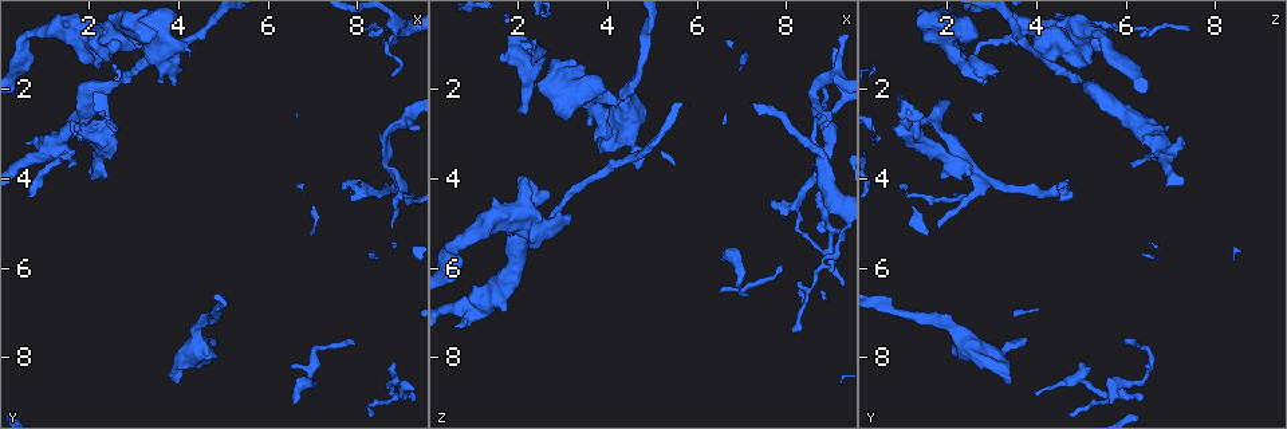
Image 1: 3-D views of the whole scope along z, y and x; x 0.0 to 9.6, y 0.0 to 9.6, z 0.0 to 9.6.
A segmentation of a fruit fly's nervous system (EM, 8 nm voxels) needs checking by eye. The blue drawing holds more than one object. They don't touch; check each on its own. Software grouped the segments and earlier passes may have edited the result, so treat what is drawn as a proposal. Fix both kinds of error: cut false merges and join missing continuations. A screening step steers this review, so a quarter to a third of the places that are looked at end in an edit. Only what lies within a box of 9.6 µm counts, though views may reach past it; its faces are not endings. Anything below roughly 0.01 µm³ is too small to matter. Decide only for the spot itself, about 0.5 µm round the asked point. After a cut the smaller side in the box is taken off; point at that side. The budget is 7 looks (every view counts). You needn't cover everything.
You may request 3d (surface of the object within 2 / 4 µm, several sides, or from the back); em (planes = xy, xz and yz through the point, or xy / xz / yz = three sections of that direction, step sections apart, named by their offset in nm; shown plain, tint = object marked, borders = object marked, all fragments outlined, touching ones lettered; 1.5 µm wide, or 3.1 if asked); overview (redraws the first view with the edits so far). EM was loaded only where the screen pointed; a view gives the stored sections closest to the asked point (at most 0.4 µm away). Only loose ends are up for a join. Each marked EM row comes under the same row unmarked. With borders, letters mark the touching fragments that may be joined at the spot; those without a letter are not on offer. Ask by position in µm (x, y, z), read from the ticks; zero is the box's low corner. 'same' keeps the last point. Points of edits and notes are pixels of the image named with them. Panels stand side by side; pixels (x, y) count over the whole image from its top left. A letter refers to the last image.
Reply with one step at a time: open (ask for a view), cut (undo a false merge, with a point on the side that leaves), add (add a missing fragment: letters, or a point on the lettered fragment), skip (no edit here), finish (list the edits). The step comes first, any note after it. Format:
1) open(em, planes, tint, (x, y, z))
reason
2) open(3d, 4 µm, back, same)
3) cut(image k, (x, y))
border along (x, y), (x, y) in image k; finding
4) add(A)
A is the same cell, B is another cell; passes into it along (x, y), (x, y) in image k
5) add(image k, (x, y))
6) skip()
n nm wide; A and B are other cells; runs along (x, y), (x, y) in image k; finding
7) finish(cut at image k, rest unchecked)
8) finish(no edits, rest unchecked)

open(3d, 2 µm, (1.60, 3.55, 6.10))
free end

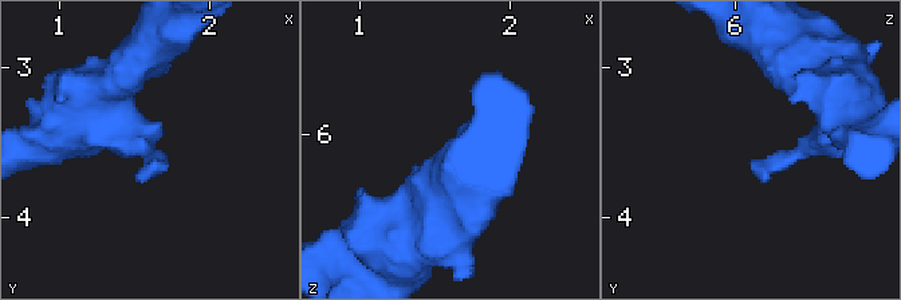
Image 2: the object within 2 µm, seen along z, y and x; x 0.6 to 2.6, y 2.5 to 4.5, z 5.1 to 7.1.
open(em, planes, borders, (1.66, 3.62, 6.12))

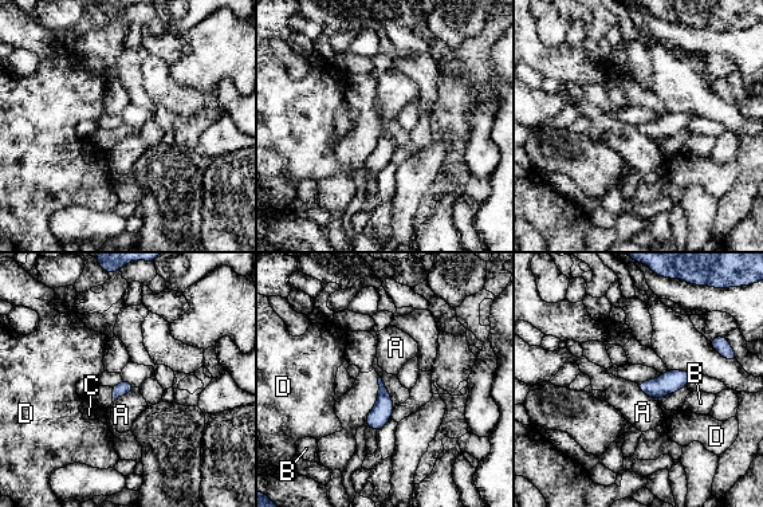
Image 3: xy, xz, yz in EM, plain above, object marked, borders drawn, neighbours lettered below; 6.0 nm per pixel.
skip()
A, B, C and D are other cells; border along (636, 384), (644, 393), (657, 400) in image 3; none of them fits

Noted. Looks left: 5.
open(em, planes, borders, (4.05, 8.55, 3.35))
an open end

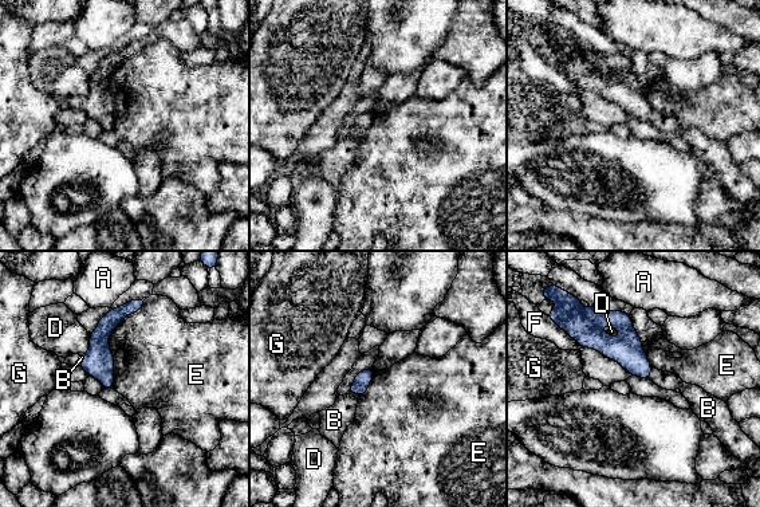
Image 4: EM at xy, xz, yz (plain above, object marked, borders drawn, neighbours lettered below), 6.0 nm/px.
add(B)
B is the same cell, A, D, E, F and G are other cells; it goes on there

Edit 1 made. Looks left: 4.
open(3d, 4 µm, (8.70, 3.60, 2.50))
three arms meet

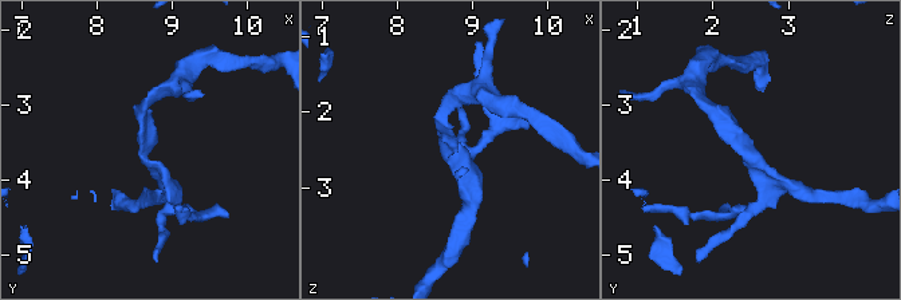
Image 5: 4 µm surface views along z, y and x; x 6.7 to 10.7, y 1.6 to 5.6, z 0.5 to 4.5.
open(em, yz, step 8, tint, (8.65, 3.65, 2.50))
now the EM

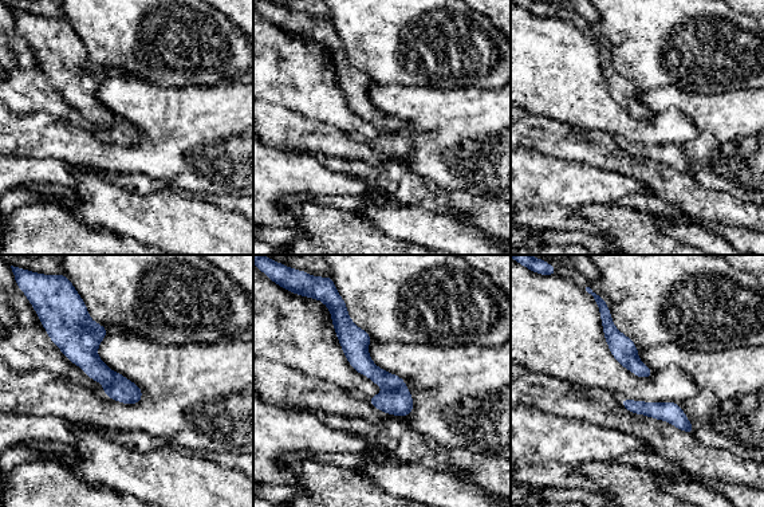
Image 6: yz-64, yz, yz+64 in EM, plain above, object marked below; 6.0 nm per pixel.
open(em, planes, borders, same)
another direction

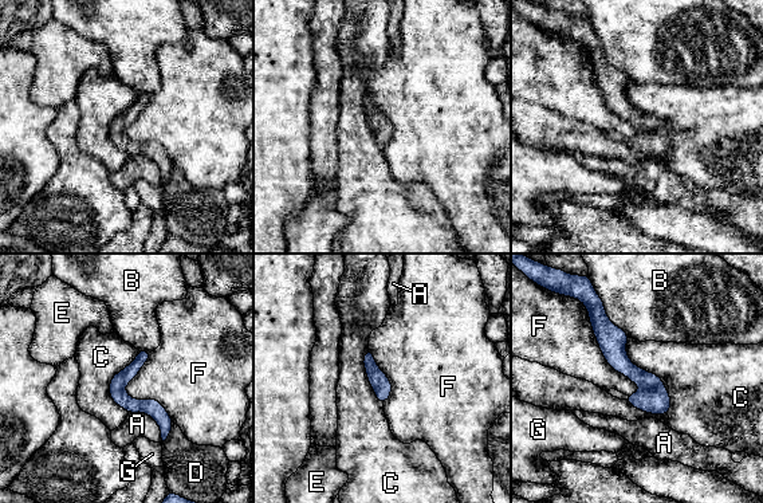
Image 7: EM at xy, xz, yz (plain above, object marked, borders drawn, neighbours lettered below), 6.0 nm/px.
skip()
100 nm wide; F touches over 600 nm; A, B, C, D, E, F and G are other cells; one cell here

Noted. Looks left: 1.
finish(add at image 4, rest unchecked)

